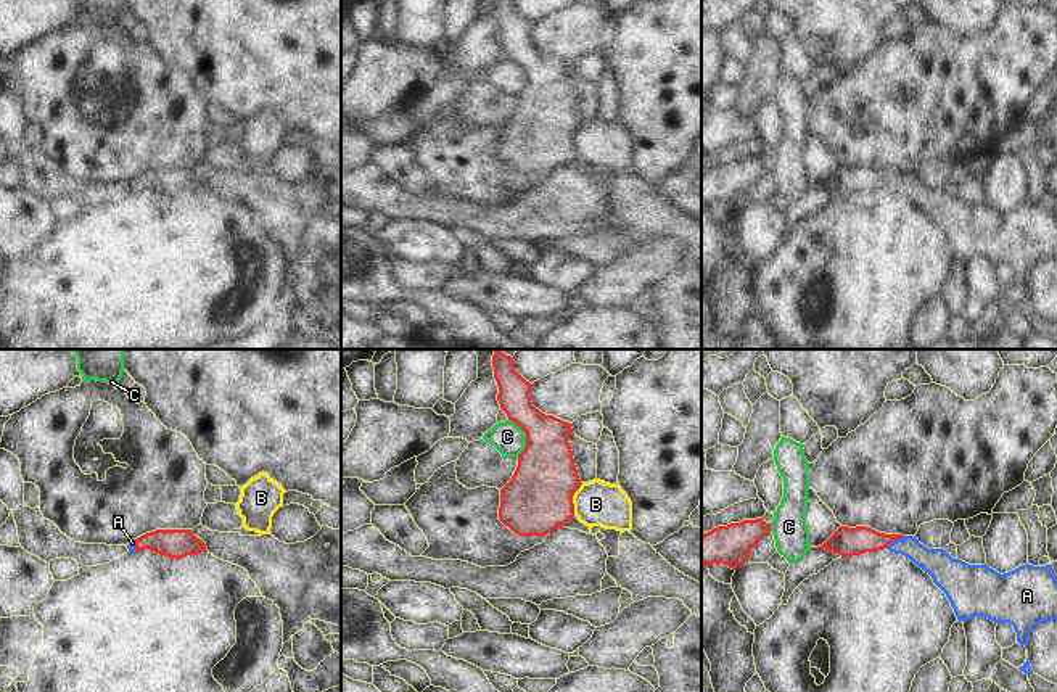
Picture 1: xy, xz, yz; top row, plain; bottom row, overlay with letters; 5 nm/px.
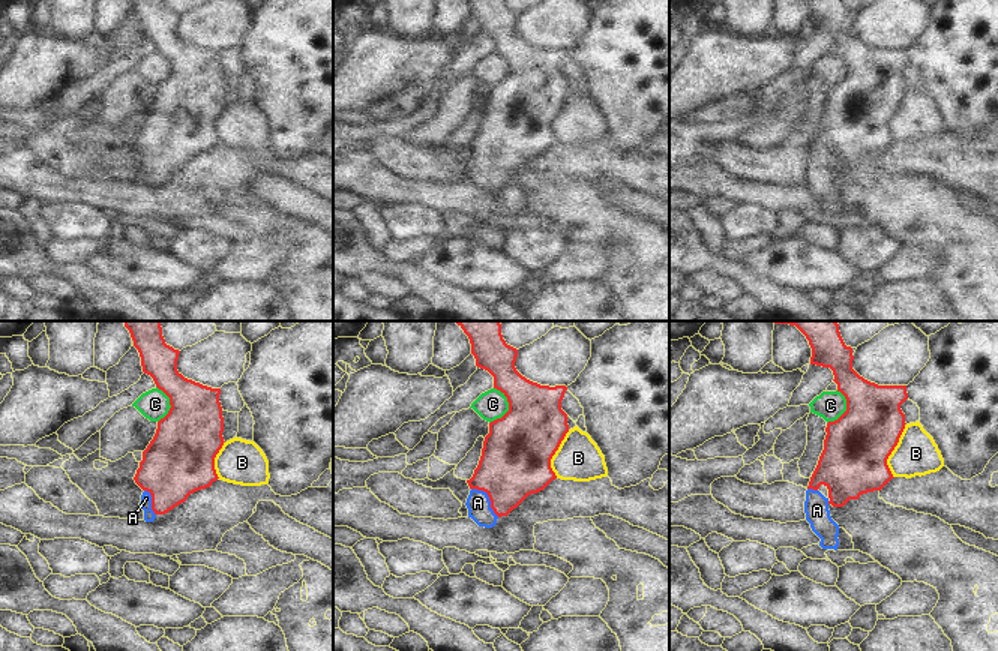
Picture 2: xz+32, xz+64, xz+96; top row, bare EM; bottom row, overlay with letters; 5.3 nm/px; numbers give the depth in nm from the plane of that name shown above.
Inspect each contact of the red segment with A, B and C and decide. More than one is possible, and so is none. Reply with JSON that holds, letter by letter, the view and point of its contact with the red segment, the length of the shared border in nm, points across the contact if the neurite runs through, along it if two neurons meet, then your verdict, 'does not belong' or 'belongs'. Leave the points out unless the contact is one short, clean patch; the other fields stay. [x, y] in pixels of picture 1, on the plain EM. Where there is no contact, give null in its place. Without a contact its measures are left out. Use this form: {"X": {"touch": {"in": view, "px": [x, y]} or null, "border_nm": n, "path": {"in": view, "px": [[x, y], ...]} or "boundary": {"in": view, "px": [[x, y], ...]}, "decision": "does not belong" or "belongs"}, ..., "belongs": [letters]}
{"A": {"touch": {"in": "yz", "px": [895, 179]}, "border_nm": 120, "path": {"in": "yz", "px": [[845, 181], [895, 179], [938, 203]]}, "decision": "belongs"}, "B": {"touch": {"in": "xz", "px": [571, 139]}, "border_nm": 170, "boundary": {"in": "xz", "px": [[583, 123], [573, 135], [573, 153]]}, "decision": "does not belong"}, "C": {"touch": {"in": "xz", "px": [526, 76]}, "border_nm": 200, "decision": "does not belong"}, "belongs": ["A"]}

